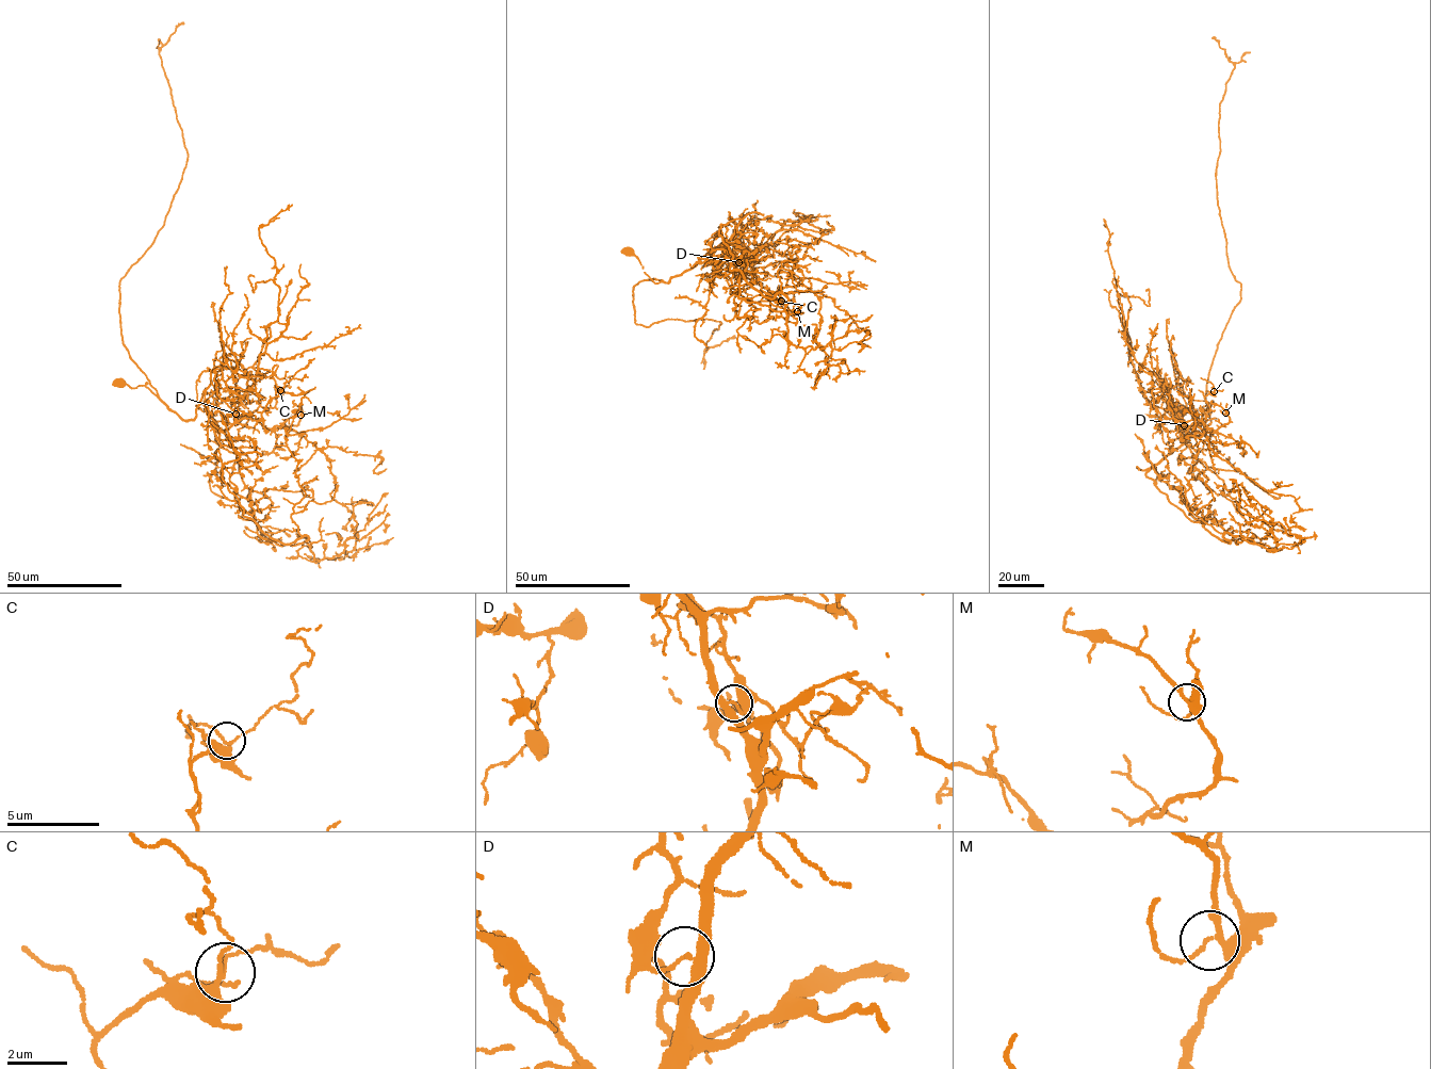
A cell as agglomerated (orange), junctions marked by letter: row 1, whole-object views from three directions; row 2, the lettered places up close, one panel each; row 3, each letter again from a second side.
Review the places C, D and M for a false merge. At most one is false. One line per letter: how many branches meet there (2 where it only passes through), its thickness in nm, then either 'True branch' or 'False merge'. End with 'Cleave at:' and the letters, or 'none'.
C: Branches: 3. Thickness 190 nm. True branch
D: Branches: 3. Thickness 200 nm. False merge
M: Branches: 3. Thickness 190 nm. True branch
Cleave at: D

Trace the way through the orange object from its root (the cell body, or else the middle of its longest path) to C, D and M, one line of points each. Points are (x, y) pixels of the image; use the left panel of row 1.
C: (120, 383), (145, 386), (184, 420), (205, 390), (206, 414), (231, 423), (274, 407), (280, 390)
D: (120, 383), (145, 386), (184, 420), (196, 416), (205, 391), (206, 408), (218, 427), (226, 430), (236, 414)
M: (120, 383), (145, 386), (184, 420), (205, 391), (206, 414), (231, 423), (254, 416), (279, 428), (301, 415)

